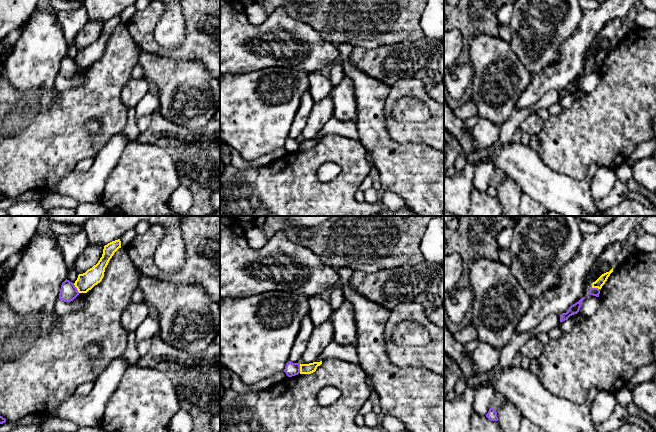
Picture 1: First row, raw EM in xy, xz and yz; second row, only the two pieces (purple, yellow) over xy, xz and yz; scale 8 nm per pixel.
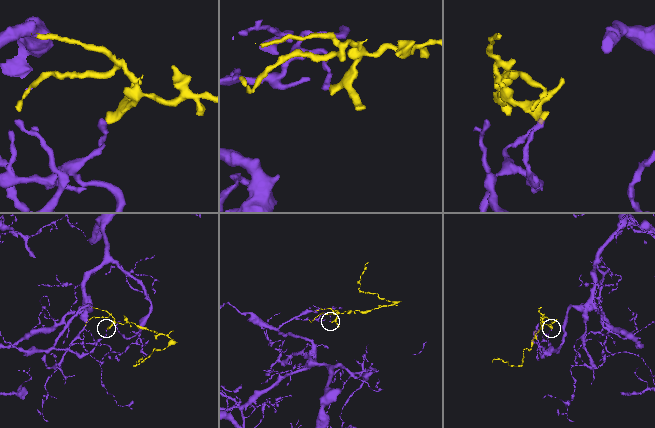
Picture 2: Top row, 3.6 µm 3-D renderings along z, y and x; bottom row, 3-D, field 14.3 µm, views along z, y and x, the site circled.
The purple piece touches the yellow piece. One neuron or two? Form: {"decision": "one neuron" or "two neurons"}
{"decision": "two neurons"}

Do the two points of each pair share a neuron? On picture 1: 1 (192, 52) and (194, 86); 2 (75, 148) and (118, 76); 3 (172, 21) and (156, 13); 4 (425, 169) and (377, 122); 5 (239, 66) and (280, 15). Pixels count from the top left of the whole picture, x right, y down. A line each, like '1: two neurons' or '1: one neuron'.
1: two neurons
2: one neuron
3: two neurons
4: one neuron
5: one neuron

